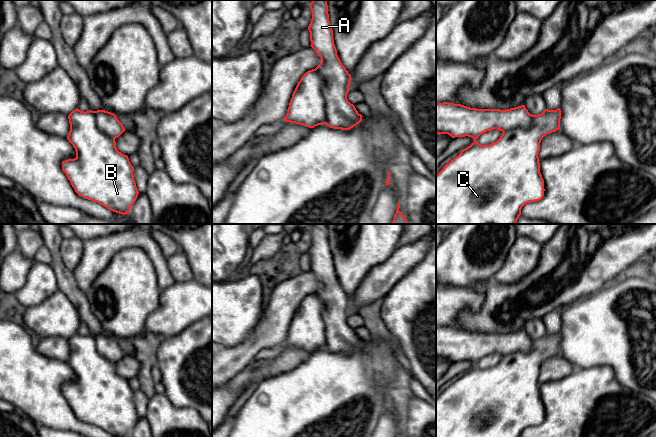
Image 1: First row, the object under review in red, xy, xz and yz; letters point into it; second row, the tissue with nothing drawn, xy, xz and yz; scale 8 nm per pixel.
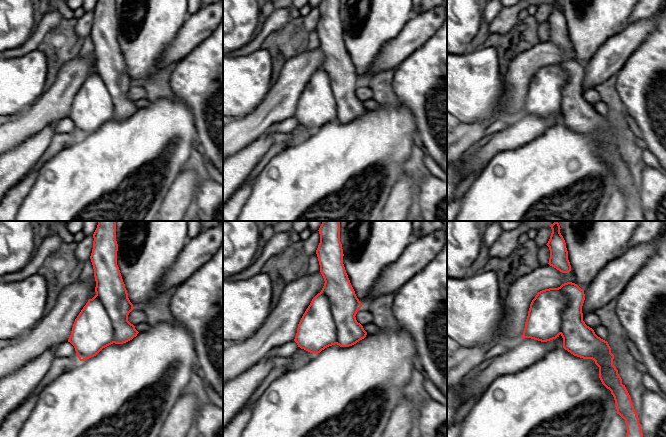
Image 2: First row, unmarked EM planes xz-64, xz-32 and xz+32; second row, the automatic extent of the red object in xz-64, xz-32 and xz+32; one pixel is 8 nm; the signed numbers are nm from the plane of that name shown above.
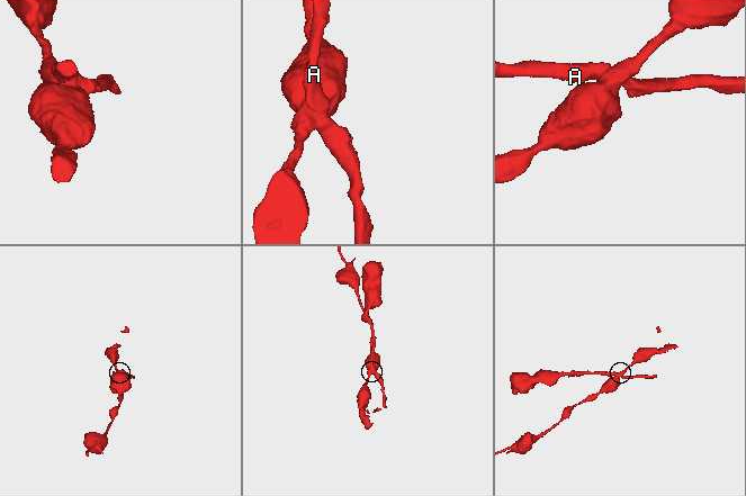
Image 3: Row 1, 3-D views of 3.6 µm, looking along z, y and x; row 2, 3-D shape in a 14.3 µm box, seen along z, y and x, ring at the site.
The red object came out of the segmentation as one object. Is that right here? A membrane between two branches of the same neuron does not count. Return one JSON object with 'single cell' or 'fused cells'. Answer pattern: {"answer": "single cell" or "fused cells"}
{"answer": "fused cells"}

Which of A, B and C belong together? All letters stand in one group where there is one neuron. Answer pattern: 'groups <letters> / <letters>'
groups A / B C

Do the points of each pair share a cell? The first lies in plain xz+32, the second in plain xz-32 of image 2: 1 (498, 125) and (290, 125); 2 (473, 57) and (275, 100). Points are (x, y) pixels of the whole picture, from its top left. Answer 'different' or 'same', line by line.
1: same
2: different

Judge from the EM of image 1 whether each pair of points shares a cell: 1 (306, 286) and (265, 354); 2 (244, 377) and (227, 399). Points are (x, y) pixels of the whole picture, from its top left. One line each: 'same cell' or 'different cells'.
1: different cells
2: same cell

